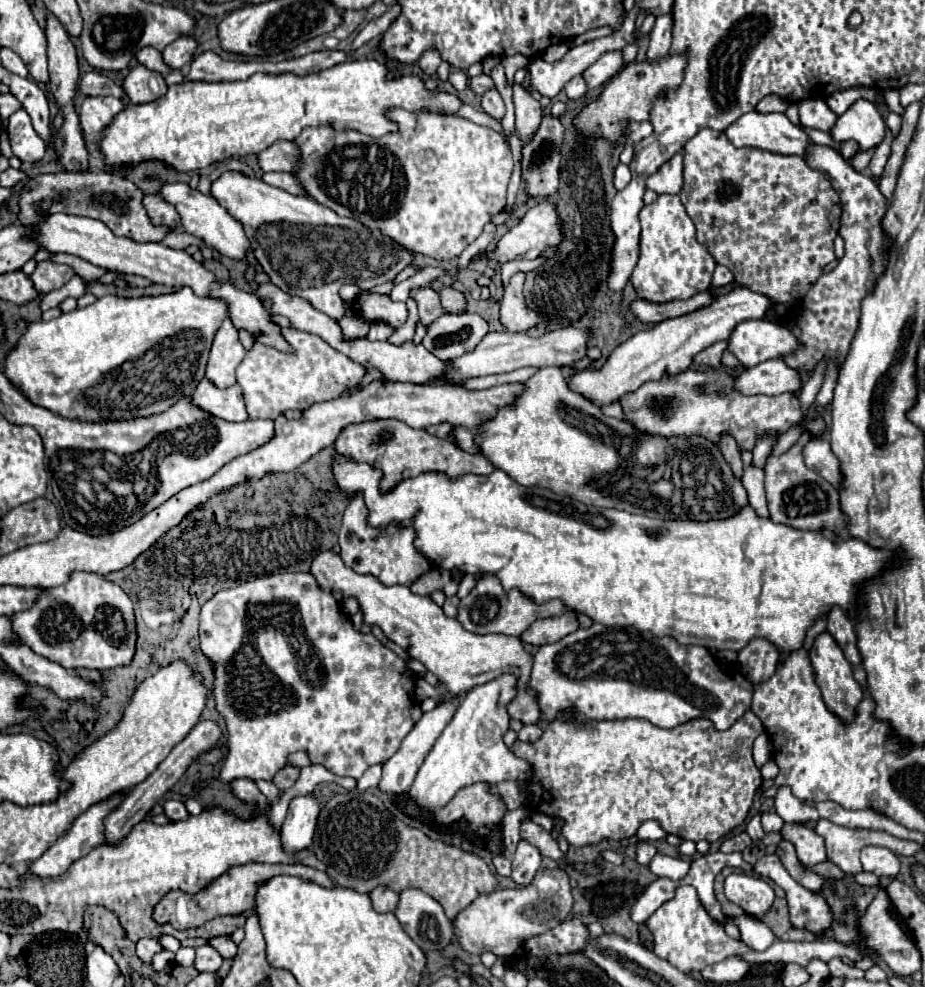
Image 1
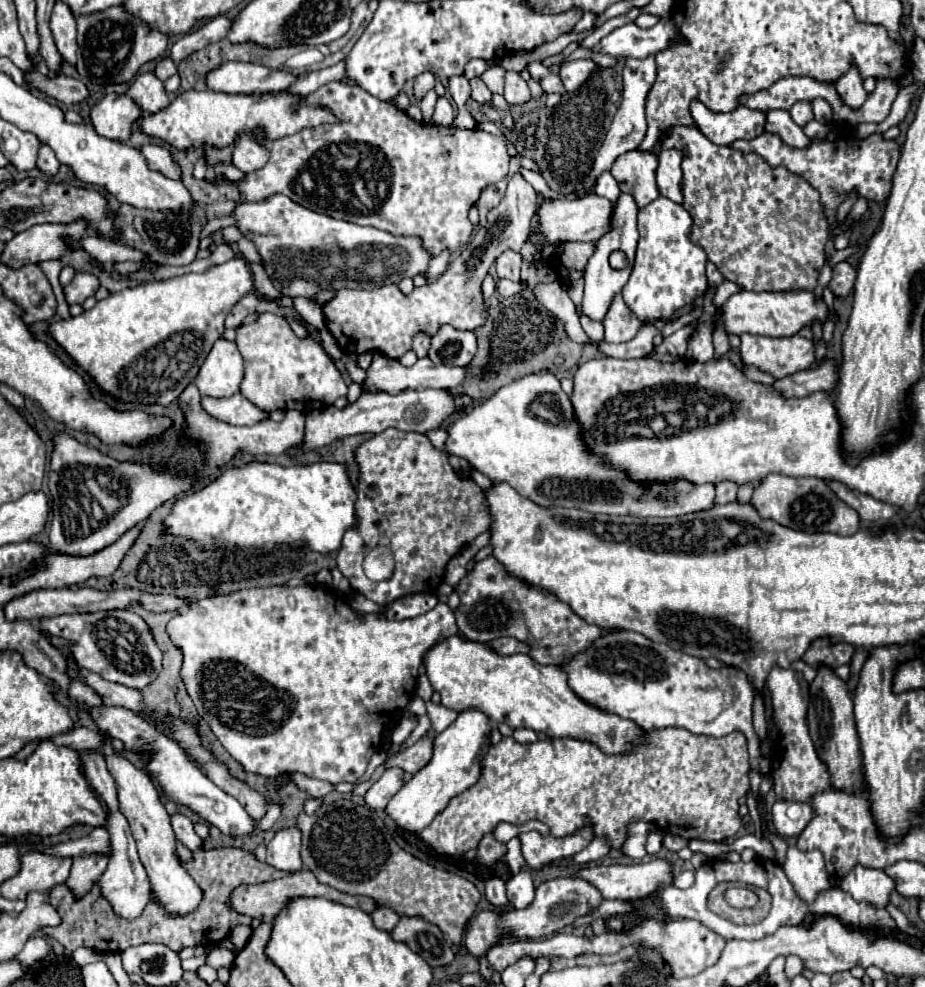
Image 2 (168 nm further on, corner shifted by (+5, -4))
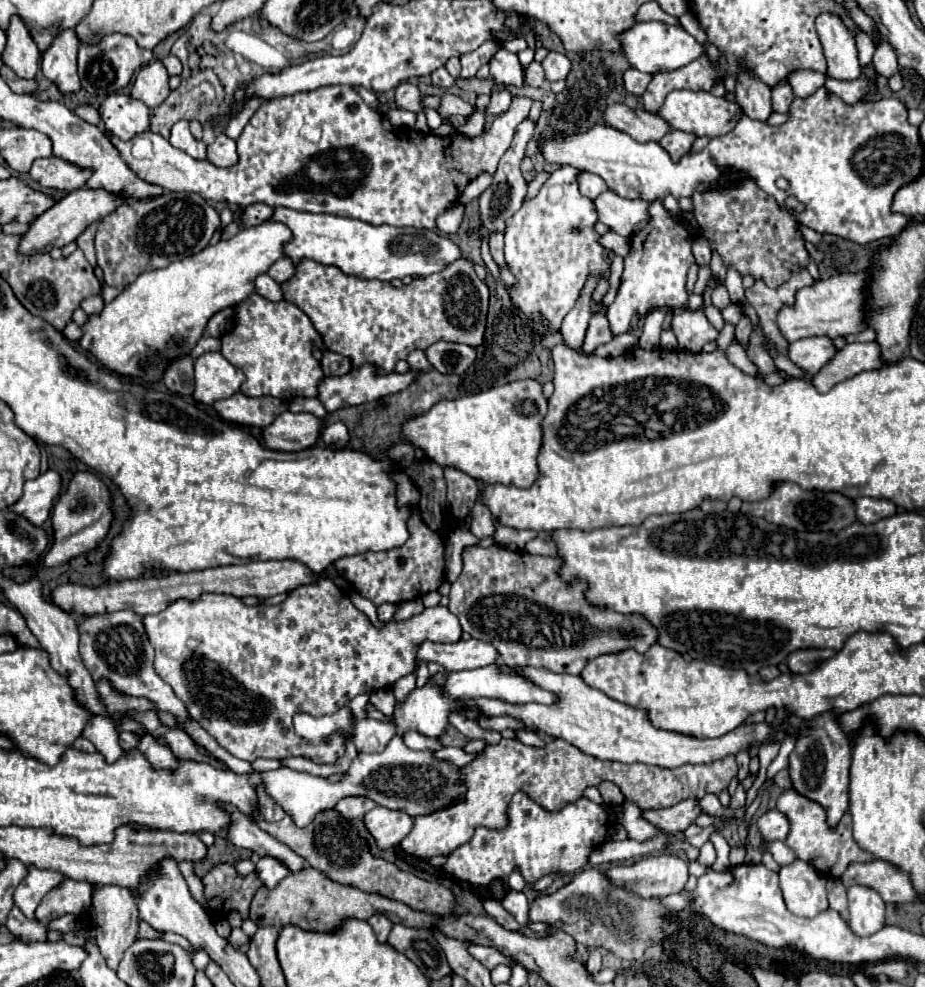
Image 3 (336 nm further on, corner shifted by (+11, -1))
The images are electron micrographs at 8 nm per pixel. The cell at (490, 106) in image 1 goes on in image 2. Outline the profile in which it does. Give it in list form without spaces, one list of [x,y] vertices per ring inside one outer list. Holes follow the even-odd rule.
[[[472,78],[470,80],[470,88],[472,88],[472,98],[480,104],[488,104],[492,100],[492,92],[486,88],[486,84],[480,78]]]

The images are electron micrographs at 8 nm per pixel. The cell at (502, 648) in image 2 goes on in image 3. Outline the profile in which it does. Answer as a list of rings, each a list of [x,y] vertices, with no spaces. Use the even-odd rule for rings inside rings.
[[[468,639],[456,643],[422,643],[418,651],[420,661],[434,661],[446,671],[464,671],[478,669],[496,663],[500,657],[498,649],[492,643]]]

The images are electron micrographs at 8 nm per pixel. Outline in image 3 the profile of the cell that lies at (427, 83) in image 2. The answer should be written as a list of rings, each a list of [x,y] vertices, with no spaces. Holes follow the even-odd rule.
[[[404,81],[396,87],[396,105],[400,109],[408,109],[408,111],[418,113],[422,109],[420,107],[420,97],[422,97],[422,93],[420,93],[418,85],[414,85],[414,83]]]

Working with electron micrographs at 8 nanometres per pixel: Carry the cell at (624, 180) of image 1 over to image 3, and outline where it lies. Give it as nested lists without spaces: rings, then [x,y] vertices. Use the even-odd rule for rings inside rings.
[[[582,173],[582,175],[580,175],[580,191],[582,191],[582,195],[586,195],[588,199],[596,199],[596,195],[608,191],[608,185],[606,185],[604,179],[600,179],[598,175]]]

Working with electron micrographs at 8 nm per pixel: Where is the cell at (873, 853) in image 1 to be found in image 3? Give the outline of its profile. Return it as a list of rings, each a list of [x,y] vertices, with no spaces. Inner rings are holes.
[[[866,885],[848,887],[848,911],[848,923],[856,935],[868,937],[884,927],[884,901]]]

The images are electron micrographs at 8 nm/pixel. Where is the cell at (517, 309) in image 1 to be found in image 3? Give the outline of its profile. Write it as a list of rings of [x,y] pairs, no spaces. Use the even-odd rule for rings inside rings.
[[[492,233],[490,235],[490,253],[492,253],[492,259],[502,267],[502,269],[508,269],[508,263],[504,259],[504,235],[502,233]]]

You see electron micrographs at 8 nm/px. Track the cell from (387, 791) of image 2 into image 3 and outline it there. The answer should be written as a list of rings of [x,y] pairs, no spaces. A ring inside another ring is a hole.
[[[364,795],[344,797],[336,803],[336,811],[340,811],[340,815],[344,815],[344,819],[358,819],[358,817],[366,815],[372,807],[376,807],[376,801],[372,801],[370,797],[364,797]]]

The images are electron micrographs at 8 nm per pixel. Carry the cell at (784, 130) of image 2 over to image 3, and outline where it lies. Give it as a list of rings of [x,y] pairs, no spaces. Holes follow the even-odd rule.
[[[746,71],[736,77],[736,101],[750,119],[766,121],[772,115],[770,93],[772,89],[768,85],[760,83],[756,77],[750,77]]]

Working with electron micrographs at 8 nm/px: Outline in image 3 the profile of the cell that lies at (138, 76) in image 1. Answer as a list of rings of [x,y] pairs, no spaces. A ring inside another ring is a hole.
[[[152,61],[148,65],[144,65],[132,85],[130,95],[134,99],[144,101],[150,109],[158,107],[170,93],[168,87],[168,73],[164,69],[164,65],[160,61]]]

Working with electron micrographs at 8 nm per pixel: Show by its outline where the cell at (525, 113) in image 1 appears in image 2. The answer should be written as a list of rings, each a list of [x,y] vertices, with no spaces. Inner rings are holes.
[[[506,72],[504,80],[504,98],[510,106],[522,106],[532,98],[526,80],[518,72]]]

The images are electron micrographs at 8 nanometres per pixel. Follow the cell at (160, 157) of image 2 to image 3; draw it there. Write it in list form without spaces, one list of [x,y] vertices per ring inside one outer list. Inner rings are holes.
[[[350,85],[318,87],[314,91],[276,97],[262,103],[262,107],[254,113],[254,117],[248,121],[236,141],[240,161],[226,169],[218,169],[210,161],[192,159],[184,151],[172,147],[162,135],[156,135],[152,131],[140,133],[128,141],[112,139],[112,135],[108,135],[108,139],[116,143],[116,147],[120,147],[120,155],[124,155],[124,161],[140,179],[156,183],[166,191],[198,193],[204,199],[234,205],[284,205],[296,211],[352,217],[370,225],[394,225],[436,231],[436,217],[458,203],[460,195],[472,179],[476,179],[480,173],[496,173],[498,161],[510,147],[518,123],[528,117],[530,105],[530,99],[516,97],[512,99],[510,109],[500,113],[492,127],[482,131],[480,135],[466,137],[462,133],[454,133],[448,137],[440,137],[434,133],[420,133],[408,127],[394,127],[378,109],[372,109]]]

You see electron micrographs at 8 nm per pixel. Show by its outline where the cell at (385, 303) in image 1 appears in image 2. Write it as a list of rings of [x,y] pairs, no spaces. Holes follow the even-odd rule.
[[[516,172],[508,180],[506,194],[502,202],[488,212],[486,226],[480,226],[472,236],[470,244],[452,260],[446,272],[426,282],[420,288],[414,288],[410,294],[402,294],[396,284],[374,288],[374,290],[336,290],[336,294],[322,306],[324,322],[330,334],[336,338],[342,352],[364,354],[378,350],[380,354],[400,360],[412,348],[412,338],[418,332],[434,336],[440,326],[450,324],[456,330],[478,330],[486,322],[486,304],[482,296],[482,280],[488,274],[490,264],[508,248],[520,252],[530,234],[530,220],[538,206],[536,190]]]

